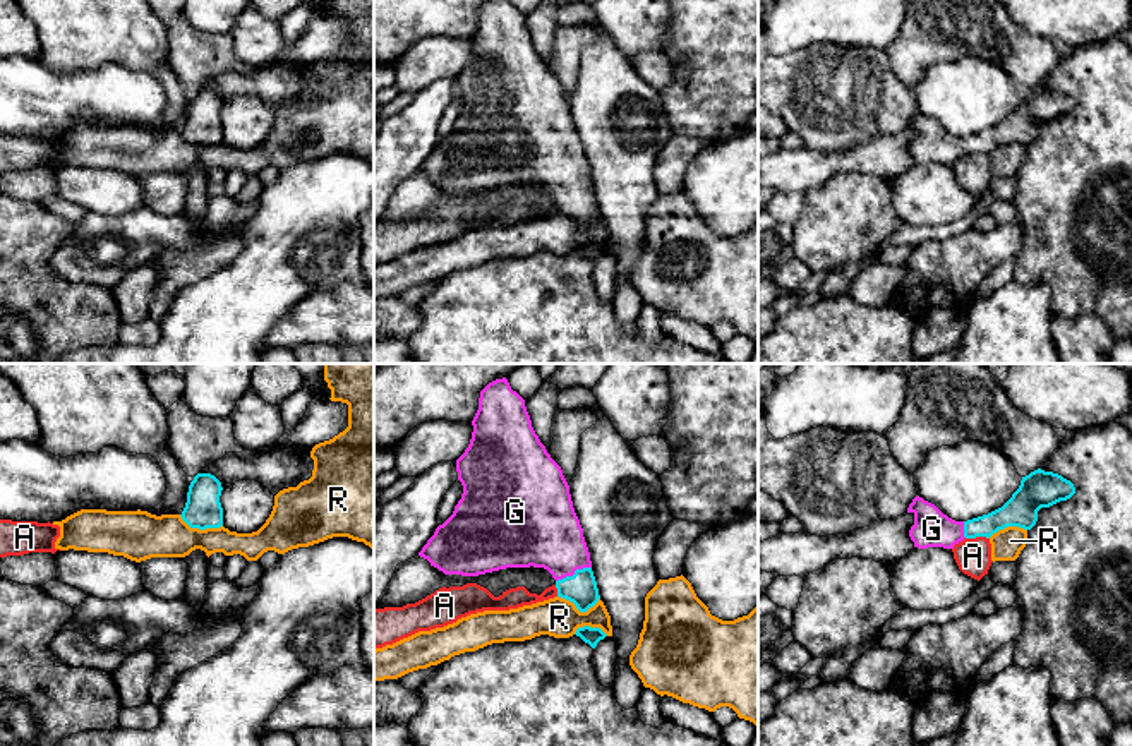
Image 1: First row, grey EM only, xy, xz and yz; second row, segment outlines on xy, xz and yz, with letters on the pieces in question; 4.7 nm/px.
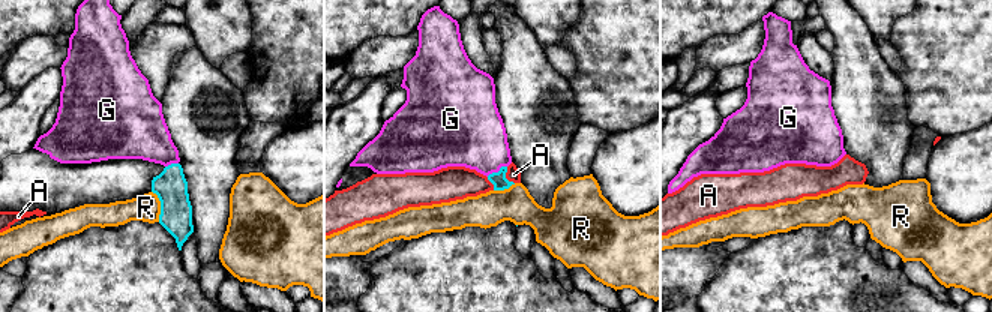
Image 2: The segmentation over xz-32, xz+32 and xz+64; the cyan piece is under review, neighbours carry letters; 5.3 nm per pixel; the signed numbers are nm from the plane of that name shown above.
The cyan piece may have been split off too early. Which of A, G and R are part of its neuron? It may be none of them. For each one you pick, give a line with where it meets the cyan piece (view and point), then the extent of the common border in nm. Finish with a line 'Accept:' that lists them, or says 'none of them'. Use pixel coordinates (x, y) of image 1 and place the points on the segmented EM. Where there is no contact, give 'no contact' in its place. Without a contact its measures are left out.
G: xz (575, 573) | 180 nm
Accept: G

